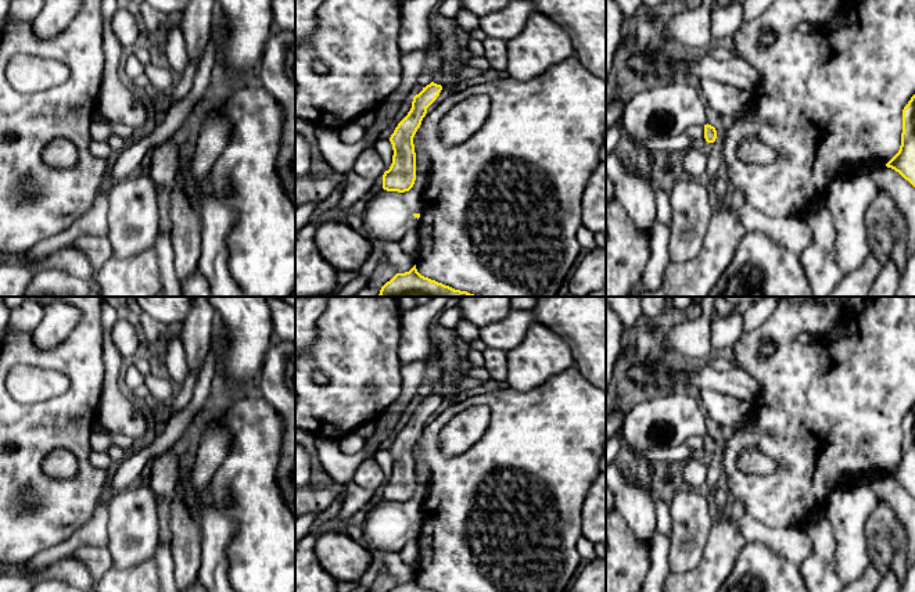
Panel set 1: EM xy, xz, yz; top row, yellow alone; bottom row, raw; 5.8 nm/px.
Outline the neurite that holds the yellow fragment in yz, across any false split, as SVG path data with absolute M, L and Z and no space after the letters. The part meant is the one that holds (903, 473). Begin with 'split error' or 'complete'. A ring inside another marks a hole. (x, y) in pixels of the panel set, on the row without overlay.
complete; M915 405L903 420L903 444L898 463L886 474L915 498Z

